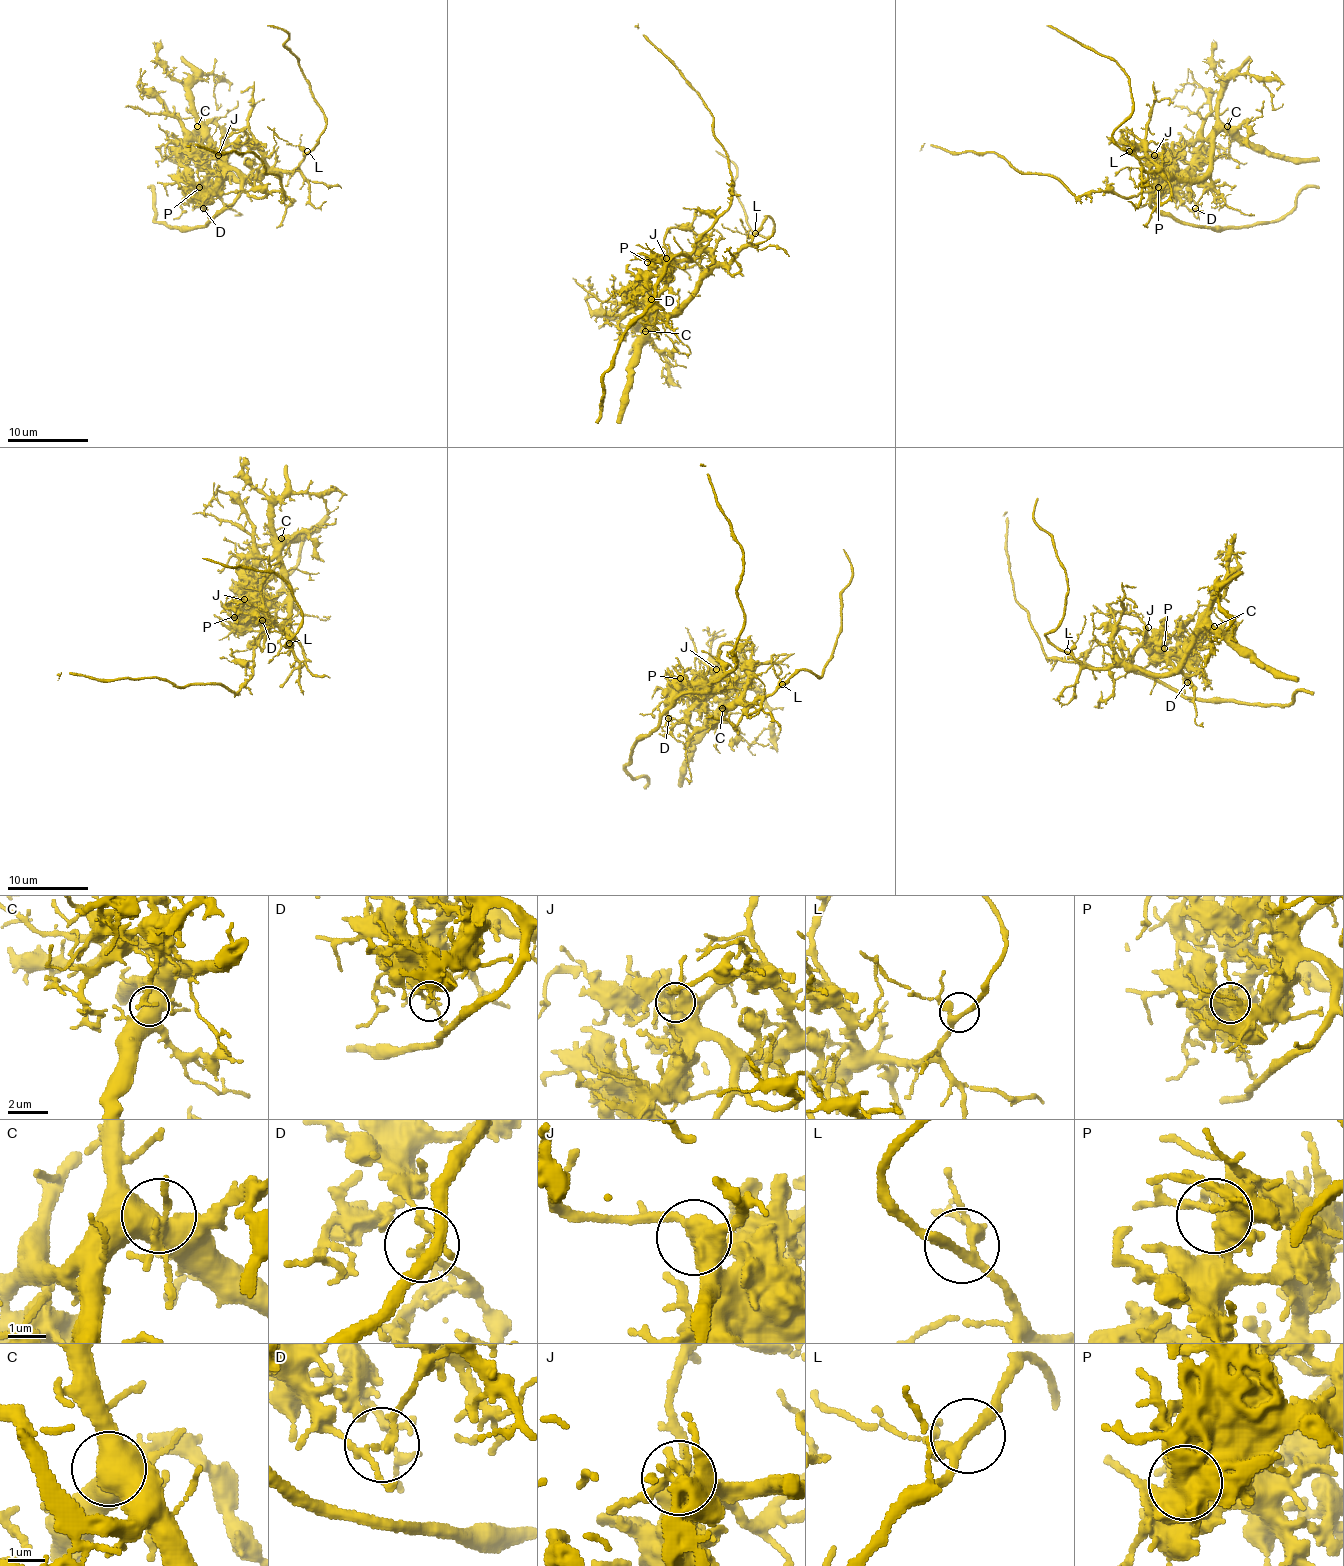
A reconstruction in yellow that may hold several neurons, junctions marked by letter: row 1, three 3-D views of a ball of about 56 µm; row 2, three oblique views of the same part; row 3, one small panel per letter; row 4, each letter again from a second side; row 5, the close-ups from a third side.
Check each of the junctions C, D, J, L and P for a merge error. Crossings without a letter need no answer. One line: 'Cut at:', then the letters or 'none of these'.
Cut at: D

